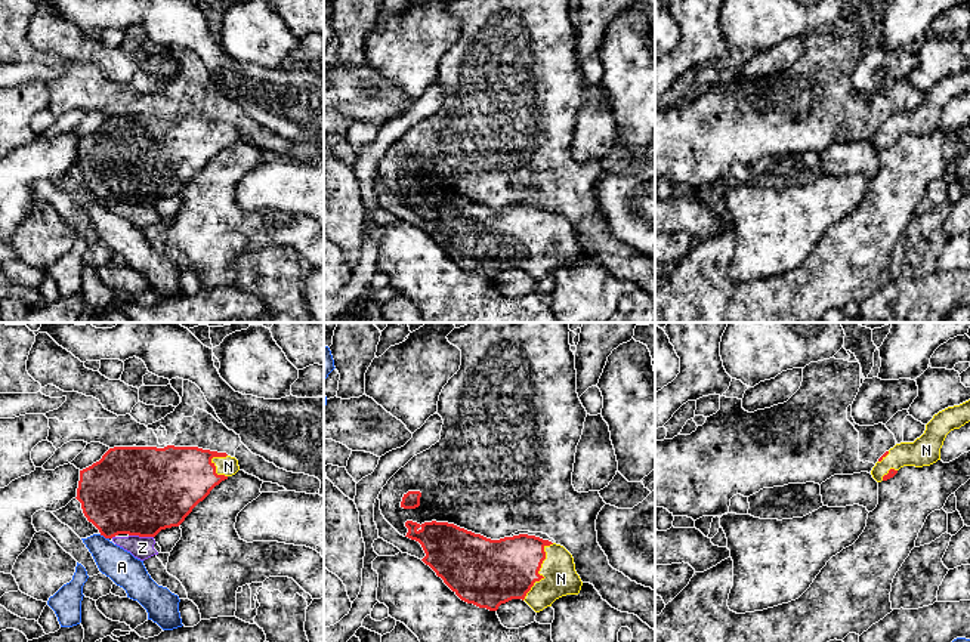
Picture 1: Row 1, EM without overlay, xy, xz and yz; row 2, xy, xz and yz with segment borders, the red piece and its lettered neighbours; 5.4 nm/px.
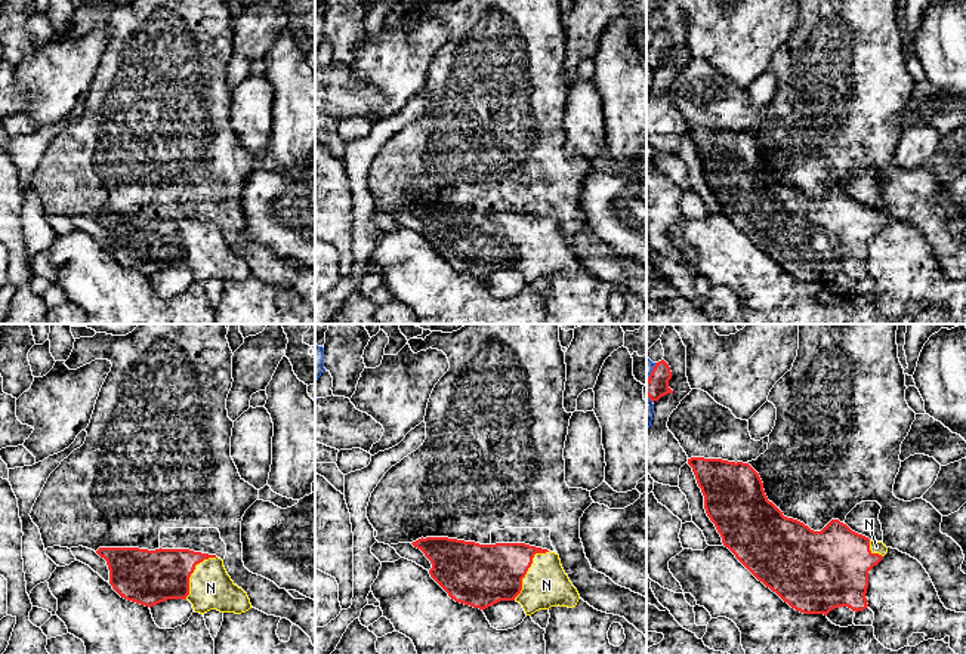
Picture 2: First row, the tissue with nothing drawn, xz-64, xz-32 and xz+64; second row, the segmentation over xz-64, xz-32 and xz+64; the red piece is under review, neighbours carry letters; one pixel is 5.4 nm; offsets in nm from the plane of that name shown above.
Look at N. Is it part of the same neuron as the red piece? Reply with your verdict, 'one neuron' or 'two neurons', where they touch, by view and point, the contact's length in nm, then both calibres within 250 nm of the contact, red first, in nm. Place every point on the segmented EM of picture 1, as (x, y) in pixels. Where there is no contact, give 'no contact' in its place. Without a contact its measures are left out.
one neuron; contact xz (538, 570); length 360 nm; calibres 360 and 190 nm

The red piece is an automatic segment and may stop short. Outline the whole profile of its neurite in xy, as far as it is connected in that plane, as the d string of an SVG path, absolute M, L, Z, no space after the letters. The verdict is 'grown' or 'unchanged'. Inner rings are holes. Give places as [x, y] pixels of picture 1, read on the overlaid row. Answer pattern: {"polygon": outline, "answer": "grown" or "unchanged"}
{"polygon": "M114 447L99 462L80 470L77 500L89 522L105 538L118 534L155 537L161 530L179 527L192 509L203 501L222 481L240 470L238 460L226 453L203 450L198 447Z", "answer": "grown"}

